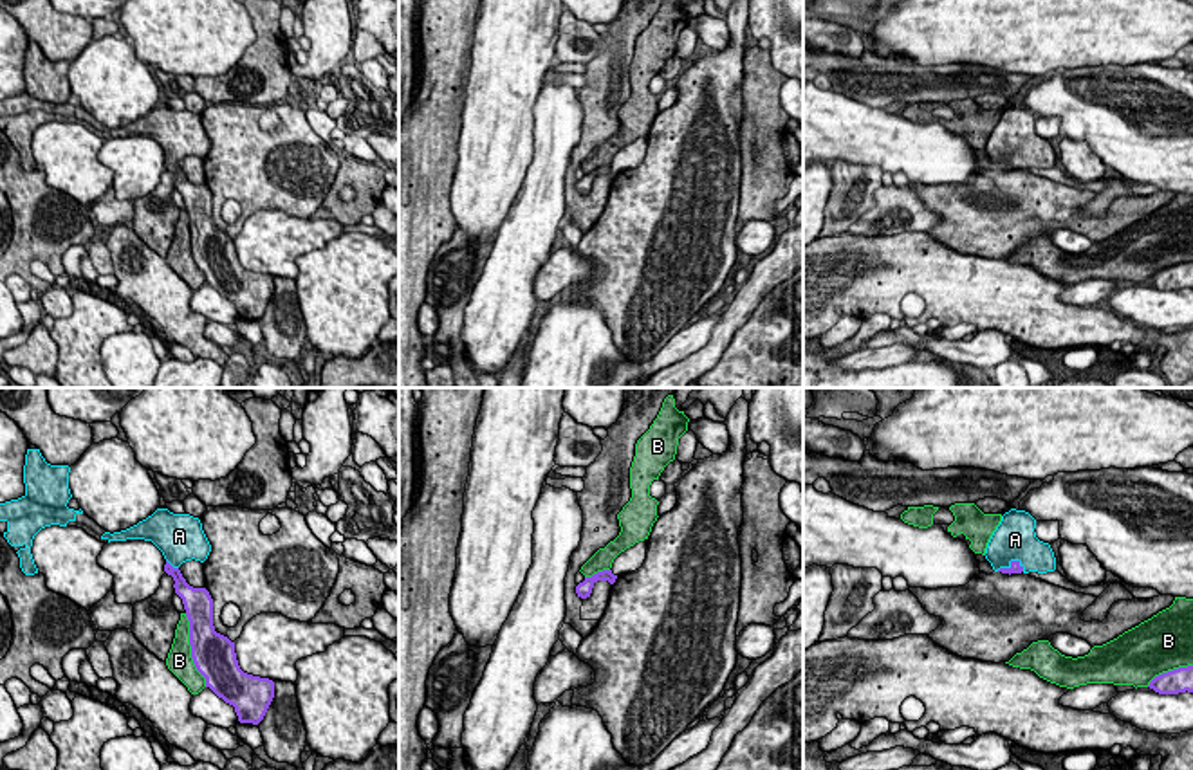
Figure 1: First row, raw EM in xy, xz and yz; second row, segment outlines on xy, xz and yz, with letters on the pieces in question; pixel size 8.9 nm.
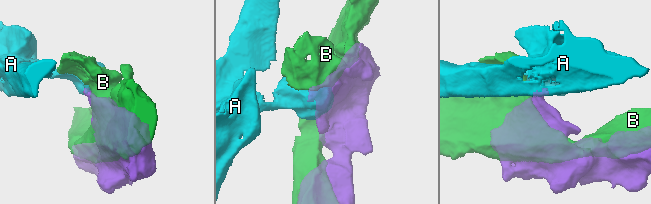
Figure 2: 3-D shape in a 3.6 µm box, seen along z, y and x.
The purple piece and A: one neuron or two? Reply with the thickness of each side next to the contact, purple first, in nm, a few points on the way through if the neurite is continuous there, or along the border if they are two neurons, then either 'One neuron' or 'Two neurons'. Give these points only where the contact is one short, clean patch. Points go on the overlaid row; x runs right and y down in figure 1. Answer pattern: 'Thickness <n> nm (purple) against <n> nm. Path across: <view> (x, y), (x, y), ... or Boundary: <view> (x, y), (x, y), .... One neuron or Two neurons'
Thickness 100 nm (purple) against 380 nm. Path across: yz (1015, 565), (1011, 565), (1015, 540). One neuron

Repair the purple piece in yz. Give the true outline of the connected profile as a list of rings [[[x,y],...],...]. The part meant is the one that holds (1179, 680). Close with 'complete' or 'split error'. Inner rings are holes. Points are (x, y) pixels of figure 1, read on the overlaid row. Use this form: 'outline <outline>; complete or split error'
outline [[[1193,665],[1162,673],[1148,687],[1159,694],[1193,692]]]; complete

